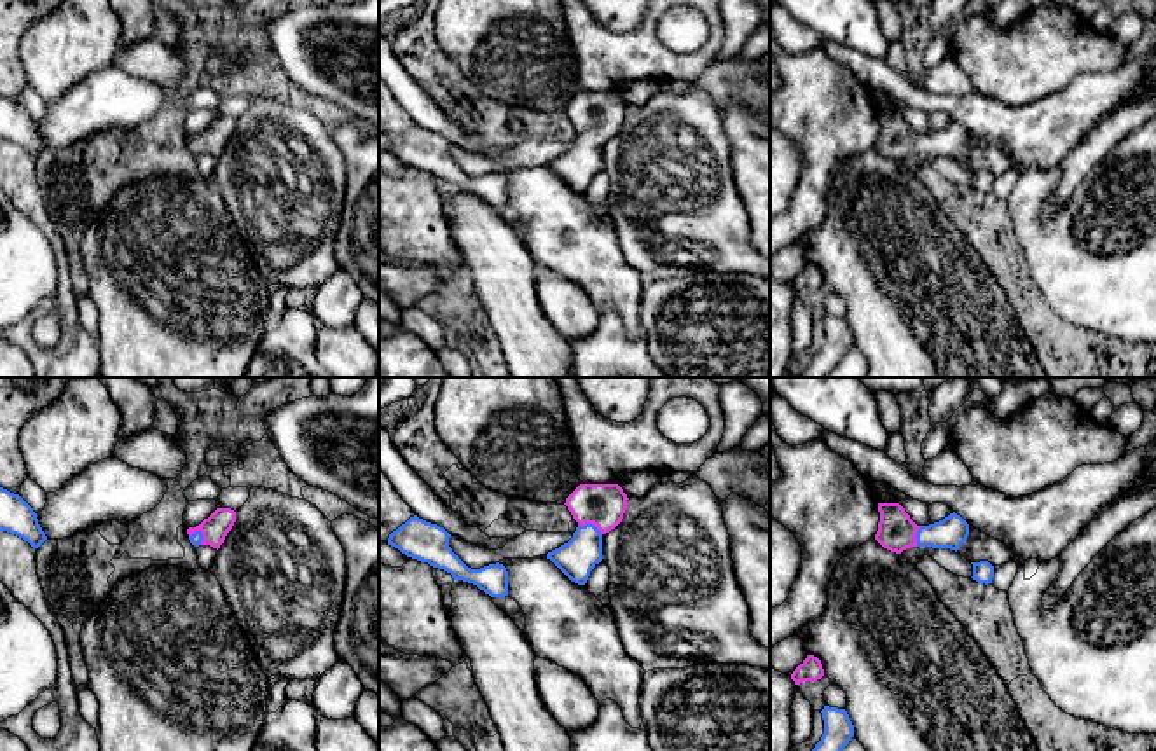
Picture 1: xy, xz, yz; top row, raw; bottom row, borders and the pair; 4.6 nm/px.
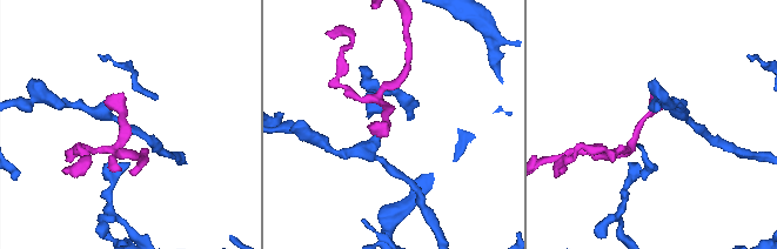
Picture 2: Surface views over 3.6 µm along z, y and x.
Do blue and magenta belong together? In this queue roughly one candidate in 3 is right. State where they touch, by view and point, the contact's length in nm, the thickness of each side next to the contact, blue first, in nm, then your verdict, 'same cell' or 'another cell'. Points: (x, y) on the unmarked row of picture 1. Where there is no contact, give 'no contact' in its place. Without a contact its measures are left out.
meets blue in xz at (591, 133); contact 120 nm long; 170 nm thick on the blue side, 200 nm on the other; same cell

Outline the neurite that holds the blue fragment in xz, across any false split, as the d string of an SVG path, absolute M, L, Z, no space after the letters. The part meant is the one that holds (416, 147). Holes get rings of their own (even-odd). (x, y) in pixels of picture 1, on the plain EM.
M414 124L389 143L388 154L407 166L451 182L454 189L477 194L491 206L508 204L508 180L503 173L471 178L452 161L449 147L451 143L444 136Z

